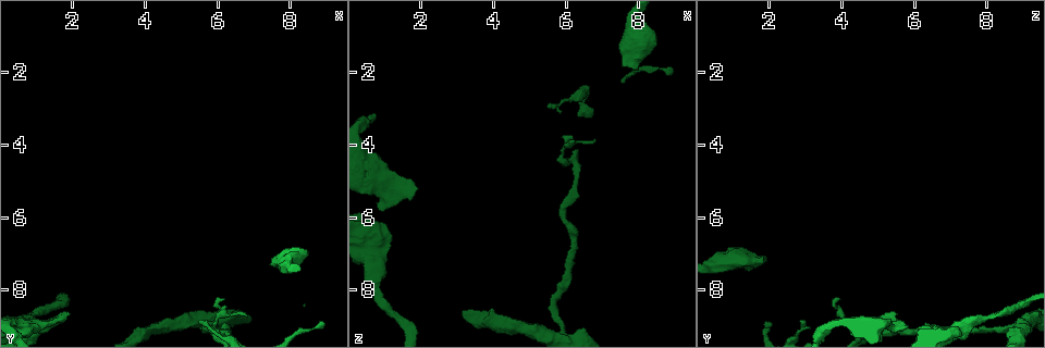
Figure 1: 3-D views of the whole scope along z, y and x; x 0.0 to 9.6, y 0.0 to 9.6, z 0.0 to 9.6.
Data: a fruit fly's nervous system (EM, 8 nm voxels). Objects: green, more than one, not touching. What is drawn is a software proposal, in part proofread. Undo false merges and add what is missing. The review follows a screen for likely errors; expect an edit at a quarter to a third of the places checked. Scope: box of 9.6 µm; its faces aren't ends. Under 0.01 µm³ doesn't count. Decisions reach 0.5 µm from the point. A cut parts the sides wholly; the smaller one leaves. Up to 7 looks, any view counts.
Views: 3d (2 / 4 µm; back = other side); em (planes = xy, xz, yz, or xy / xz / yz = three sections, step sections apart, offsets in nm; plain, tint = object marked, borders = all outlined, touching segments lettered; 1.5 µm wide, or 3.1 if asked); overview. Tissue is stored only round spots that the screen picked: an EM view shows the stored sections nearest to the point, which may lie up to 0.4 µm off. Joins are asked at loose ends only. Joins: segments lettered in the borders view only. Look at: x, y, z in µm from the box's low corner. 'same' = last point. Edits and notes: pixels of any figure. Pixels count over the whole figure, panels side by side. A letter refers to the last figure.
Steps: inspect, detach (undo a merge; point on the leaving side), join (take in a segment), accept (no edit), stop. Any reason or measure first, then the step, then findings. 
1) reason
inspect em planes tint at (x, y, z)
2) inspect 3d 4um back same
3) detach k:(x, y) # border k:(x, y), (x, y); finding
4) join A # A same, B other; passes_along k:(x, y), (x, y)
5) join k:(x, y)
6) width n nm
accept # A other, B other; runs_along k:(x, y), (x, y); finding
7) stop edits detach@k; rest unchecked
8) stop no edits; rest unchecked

sudden change in width
inspect 3d 4um at (0.90, 8.65, 8.30)

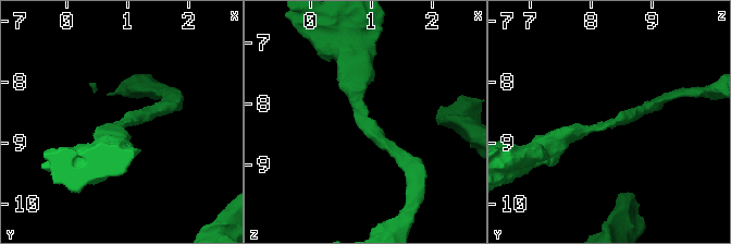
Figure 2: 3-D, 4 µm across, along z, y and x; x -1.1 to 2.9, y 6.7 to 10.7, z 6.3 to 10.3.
arm_widths 170, 320 nm
inspect em planes tint at (0.90, 8.65, 8.30)

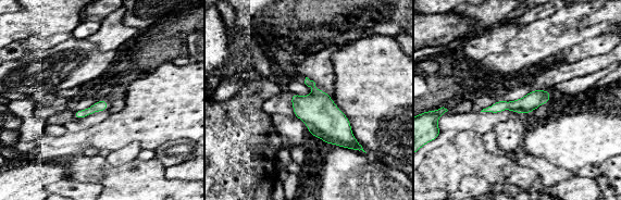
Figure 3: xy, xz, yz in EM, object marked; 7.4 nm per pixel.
see the neighbours
inspect em planes borders same

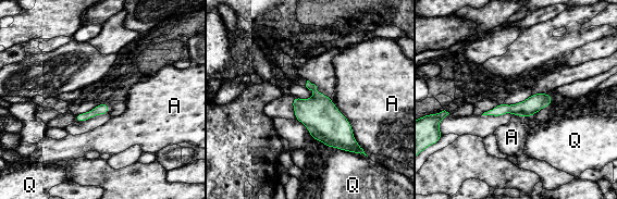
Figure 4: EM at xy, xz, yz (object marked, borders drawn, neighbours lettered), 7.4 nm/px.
longest_contact A 500 nm
accept # A other, Q other; border 4:(330, 98), (366, 154); continuous, no second neuron

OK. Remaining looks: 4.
inspect em yz step 8 tint at (5.90, 8.90, 9.05)

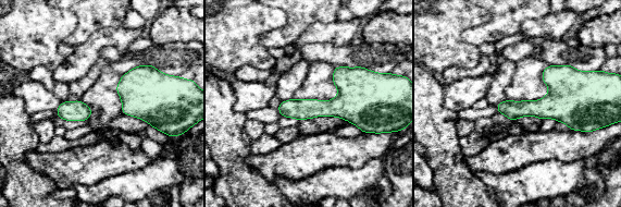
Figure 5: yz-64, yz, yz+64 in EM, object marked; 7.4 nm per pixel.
cut it another way
inspect em planes borders same

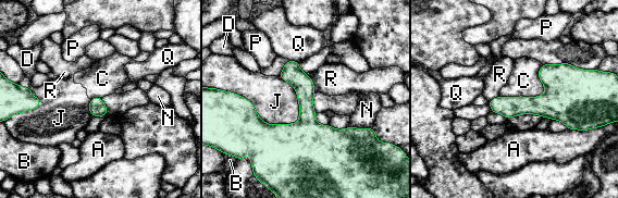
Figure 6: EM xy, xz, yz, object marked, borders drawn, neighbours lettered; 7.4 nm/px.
accept # A other, B other, C other, D other, J other, N other, P other, Q other, R other; border 6:(542, 64), (541, 95), (501, 96); one neuron here

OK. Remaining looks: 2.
thick turns thin
inspect em yz step 4 borders at (7.85, 7.30, 0.60)

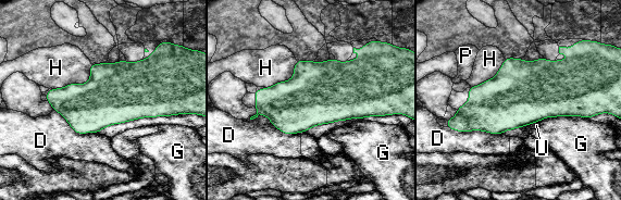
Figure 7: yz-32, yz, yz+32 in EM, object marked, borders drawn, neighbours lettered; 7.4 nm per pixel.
width 440 nm
accept # D other, G other, H other, P other, U other; border 7:(91, 64), (87, 82), (51, 88); all the same neuron

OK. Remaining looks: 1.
stop no edits; rest unchecked

